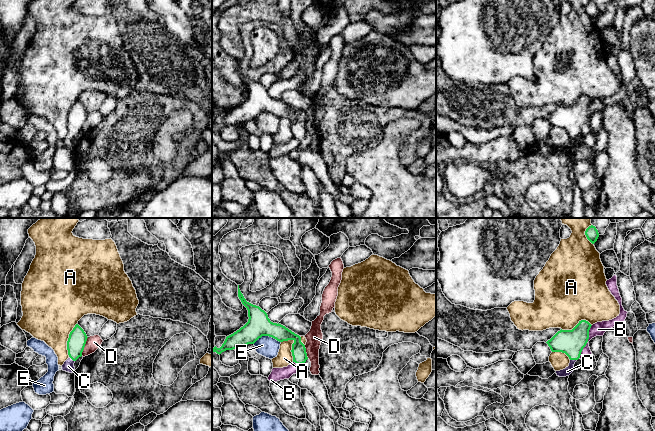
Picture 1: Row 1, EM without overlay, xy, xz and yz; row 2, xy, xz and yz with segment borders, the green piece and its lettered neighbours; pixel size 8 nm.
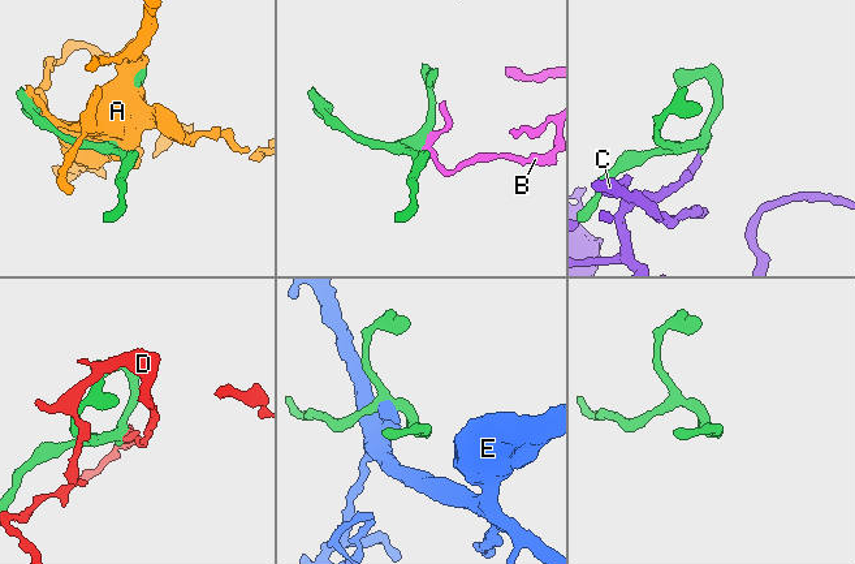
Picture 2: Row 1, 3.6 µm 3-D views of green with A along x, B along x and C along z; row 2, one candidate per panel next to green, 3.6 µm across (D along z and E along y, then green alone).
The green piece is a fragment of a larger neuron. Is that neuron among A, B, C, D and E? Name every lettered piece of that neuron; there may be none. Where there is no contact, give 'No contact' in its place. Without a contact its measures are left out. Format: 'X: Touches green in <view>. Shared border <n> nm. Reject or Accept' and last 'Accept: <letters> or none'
A: Touches green in xz. Shared border 190 nm. Reject
B: Touches green in yz. Shared border 280 nm. Reject
C: Touches green in yz. Shared border 60 nm. Accept
D: Touches green in xy. Shared border 160 nm. Reject
E: Touches green in xz. Shared border 220 nm. Reject
Accept: C

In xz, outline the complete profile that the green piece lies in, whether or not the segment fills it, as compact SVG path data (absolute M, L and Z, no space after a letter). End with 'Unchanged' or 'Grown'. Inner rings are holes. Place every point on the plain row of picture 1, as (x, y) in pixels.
M238 61L238 73L241 76L242 80L247 84L248 86L248 98L241 103L239 106L234 108L233 110L226 113L224 119L220 124L217 124L216 122L212 125L212 128L216 128L217 130L221 130L222 128L226 126L233 126L242 122L246 122L248 120L254 120L259 114L262 112L269 112L274 115L276 115L279 118L293 116L294 119L292 120L292 132L293 132L293 138L295 138L298 141L301 141L306 138L308 135L305 121L301 118L301 113L285 102L277 99L273 99L268 94L267 89L262 86L259 82L253 81L246 77L243 70L241 69Z. Unchanged

